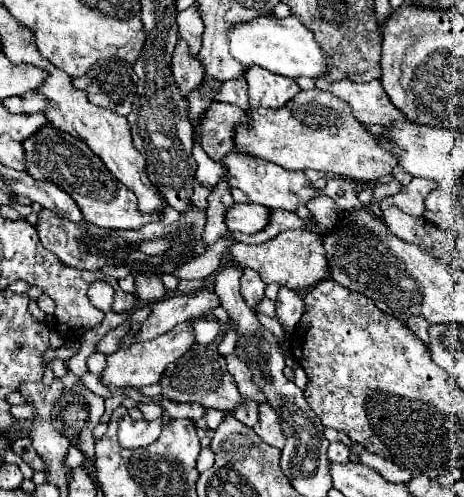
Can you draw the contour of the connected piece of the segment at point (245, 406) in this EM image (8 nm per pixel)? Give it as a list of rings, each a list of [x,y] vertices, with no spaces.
[[[242,399],[242,403],[236,407],[236,411],[232,411],[232,415],[242,421],[244,425],[254,425],[256,423],[256,415],[258,415],[258,403],[254,399]]]

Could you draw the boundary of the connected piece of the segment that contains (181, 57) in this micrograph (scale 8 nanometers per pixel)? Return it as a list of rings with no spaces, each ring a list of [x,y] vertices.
[[[178,39],[174,59],[172,59],[172,73],[176,75],[176,83],[184,95],[196,89],[204,79],[204,63],[198,55],[190,53],[190,47],[184,39]]]

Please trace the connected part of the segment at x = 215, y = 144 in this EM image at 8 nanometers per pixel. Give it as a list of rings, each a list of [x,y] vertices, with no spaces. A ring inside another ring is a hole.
[[[214,101],[204,111],[194,131],[200,147],[208,153],[210,159],[216,163],[224,161],[224,155],[234,149],[234,127],[242,121],[246,121],[246,113],[240,107],[232,107],[228,103]]]

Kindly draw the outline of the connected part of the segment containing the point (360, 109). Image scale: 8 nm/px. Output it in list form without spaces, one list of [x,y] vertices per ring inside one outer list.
[[[324,77],[316,79],[316,87],[320,91],[328,91],[338,99],[344,99],[352,107],[352,115],[360,123],[376,123],[388,125],[390,121],[404,121],[404,113],[398,111],[390,97],[386,95],[382,83],[378,79],[368,83],[354,83],[350,79],[326,81]]]

